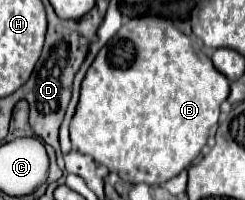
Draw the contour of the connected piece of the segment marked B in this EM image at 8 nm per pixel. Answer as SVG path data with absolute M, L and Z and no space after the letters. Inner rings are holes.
M125 16L123 26L99 50L97 58L93 60L91 68L87 70L87 74L85 74L85 78L81 82L79 104L77 104L75 116L71 118L71 144L81 154L91 156L95 162L109 168L109 172L115 172L123 182L131 182L131 184L141 184L141 182L145 182L145 184L163 184L163 182L171 180L173 176L177 176L181 170L185 170L191 164L191 160L195 156L199 156L199 152L207 144L211 126L215 126L217 120L219 120L219 106L227 96L229 96L229 80L223 80L223 76L219 76L219 72L215 72L211 60L201 52L201 48L197 44L193 44L193 40L189 36L179 32L169 20L157 18L157 16Z

